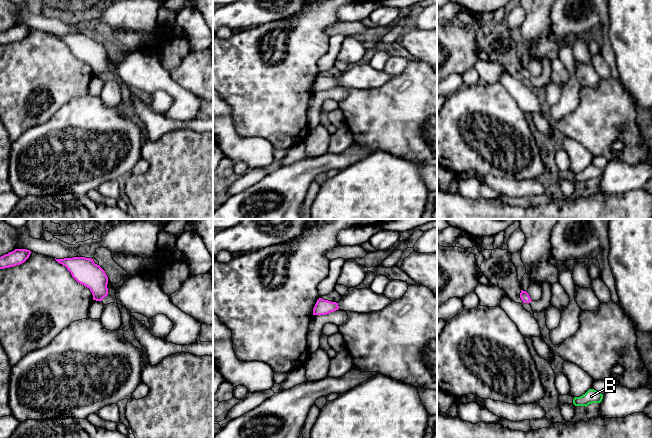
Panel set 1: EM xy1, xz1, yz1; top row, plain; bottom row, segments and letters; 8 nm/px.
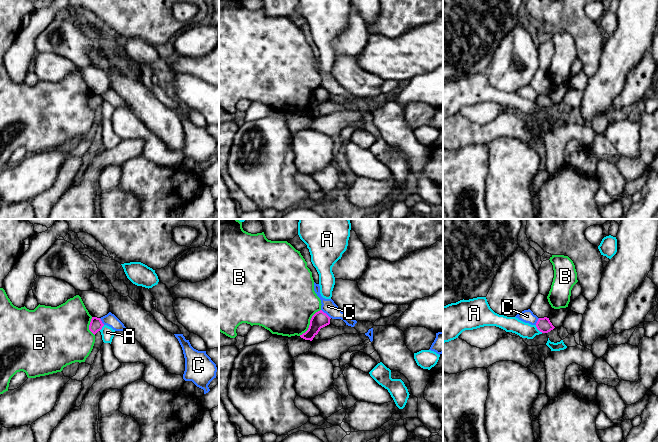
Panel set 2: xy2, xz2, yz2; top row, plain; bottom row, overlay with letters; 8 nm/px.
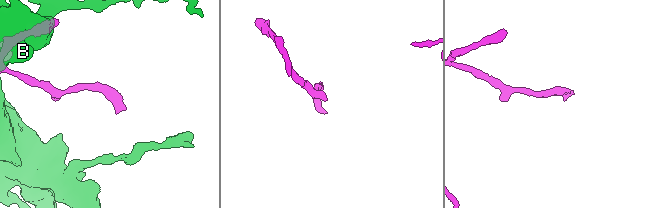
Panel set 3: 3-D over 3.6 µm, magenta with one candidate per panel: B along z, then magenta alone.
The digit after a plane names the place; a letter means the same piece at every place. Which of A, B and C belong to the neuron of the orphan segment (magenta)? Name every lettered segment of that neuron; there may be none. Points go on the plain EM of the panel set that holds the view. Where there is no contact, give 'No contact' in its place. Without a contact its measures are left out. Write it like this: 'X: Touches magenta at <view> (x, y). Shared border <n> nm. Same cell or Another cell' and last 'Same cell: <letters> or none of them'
A: Touches magenta at yz2 (538, 105). Shared border 90 nm. Another cell
B: Touches magenta at xz2 (310, 99). Shared border 280 nm. Another cell
C: Touches magenta at xz2 (326, 90). Shared border 110 nm. Another cell
Same cell: none of them

